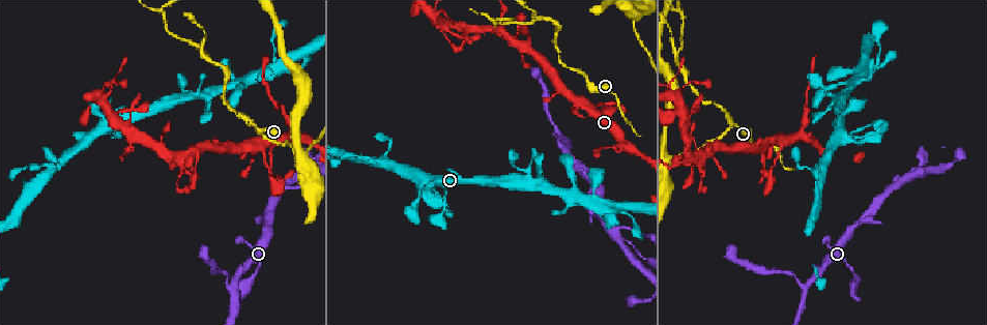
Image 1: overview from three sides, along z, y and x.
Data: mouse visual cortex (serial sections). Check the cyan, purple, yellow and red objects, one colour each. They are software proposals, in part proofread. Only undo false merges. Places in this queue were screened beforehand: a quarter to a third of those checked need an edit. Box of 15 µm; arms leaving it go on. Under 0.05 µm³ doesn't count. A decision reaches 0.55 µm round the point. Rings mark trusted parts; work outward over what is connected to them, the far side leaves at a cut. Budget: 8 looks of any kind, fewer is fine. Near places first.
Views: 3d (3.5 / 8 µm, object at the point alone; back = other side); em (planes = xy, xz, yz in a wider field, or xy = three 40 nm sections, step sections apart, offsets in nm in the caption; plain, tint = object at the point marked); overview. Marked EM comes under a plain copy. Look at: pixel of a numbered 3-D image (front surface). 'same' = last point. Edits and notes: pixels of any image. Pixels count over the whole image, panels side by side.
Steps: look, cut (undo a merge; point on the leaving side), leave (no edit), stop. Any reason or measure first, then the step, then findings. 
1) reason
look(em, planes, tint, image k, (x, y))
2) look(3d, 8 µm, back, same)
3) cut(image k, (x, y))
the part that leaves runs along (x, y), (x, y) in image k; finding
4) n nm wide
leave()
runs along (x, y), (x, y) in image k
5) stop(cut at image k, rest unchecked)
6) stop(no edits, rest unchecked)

sudden change in width
look(3d, 3.5 µm, image 1, (823, 168))

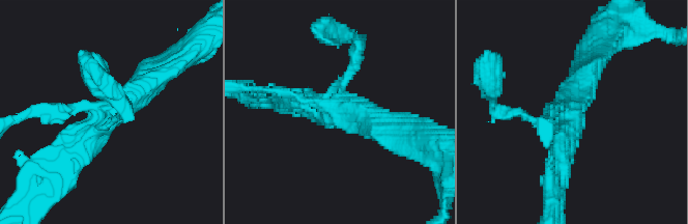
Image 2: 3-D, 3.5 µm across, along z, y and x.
4 arms; arms of 150, 150, 400, 400 nm
look(em, xy, step 3, tint, image 2, (113, 111))

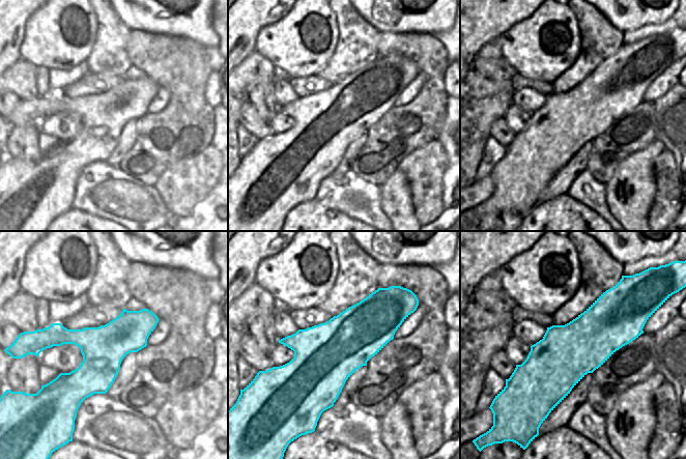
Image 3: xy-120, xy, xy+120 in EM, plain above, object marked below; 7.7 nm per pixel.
leave()
runs along (154, 318), (119, 337), (46, 337) in image 3; one cell here

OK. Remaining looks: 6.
calibre changes
look(3d, 3.5 µm, image 1, (851, 82))

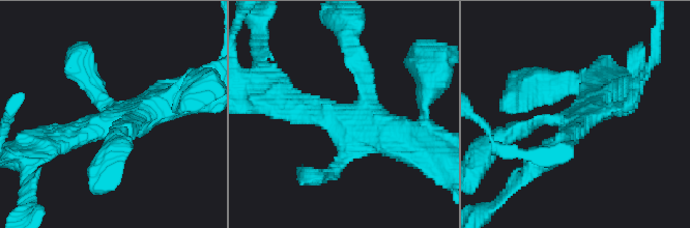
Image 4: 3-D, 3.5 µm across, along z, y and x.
now the EM
look(em, xy, step 1, tint, image 4, (362, 119))

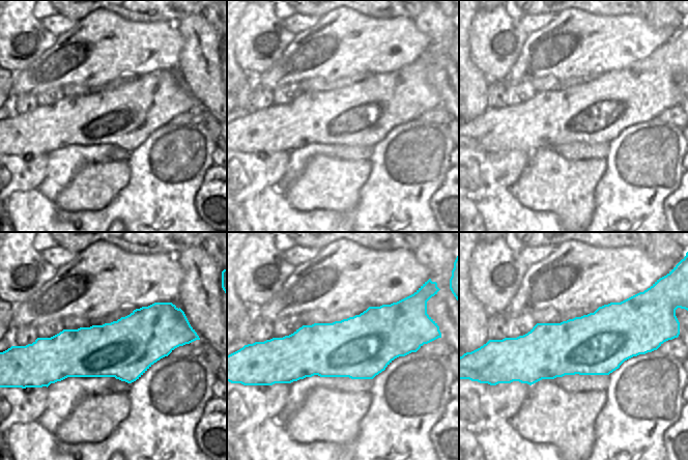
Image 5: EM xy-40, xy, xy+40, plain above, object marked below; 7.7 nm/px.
4 arms
leave()
runs along (64, 138), (147, 115), (185, 96) in image 4; all the same cell

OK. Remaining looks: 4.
calibre changes
look(3d, 8 µm, image 1, (801, 134))

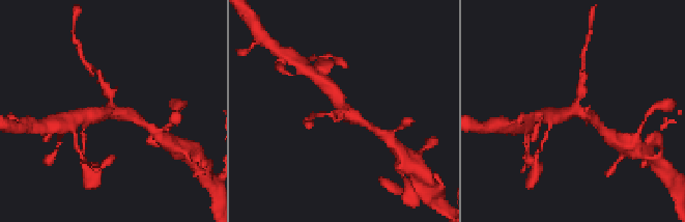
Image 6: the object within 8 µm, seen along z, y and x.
closer look
look(3d, 3.5 µm, image 6, (341, 107))

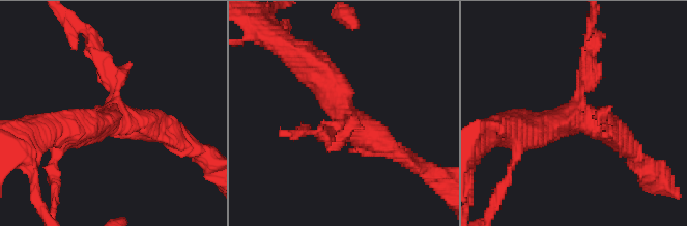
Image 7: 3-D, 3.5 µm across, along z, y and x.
need the tissue
look(em, xy, step 2, tint, image 7, (578, 113))

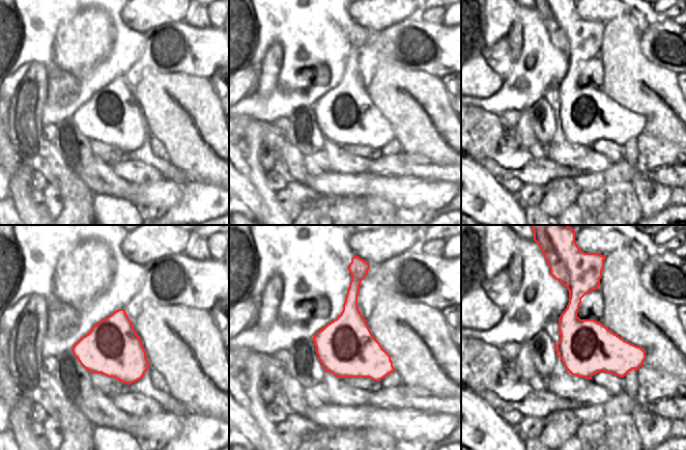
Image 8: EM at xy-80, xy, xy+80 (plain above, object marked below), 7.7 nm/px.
cut(image 7, (587, 58))
a second cell is stuck on

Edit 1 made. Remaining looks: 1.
stop(cut at image 7, rest unchecked)

